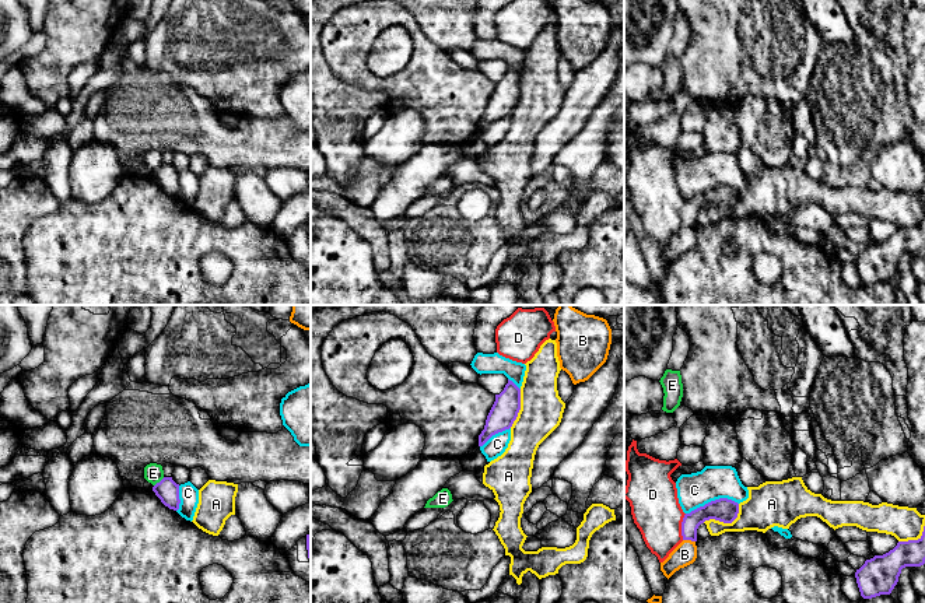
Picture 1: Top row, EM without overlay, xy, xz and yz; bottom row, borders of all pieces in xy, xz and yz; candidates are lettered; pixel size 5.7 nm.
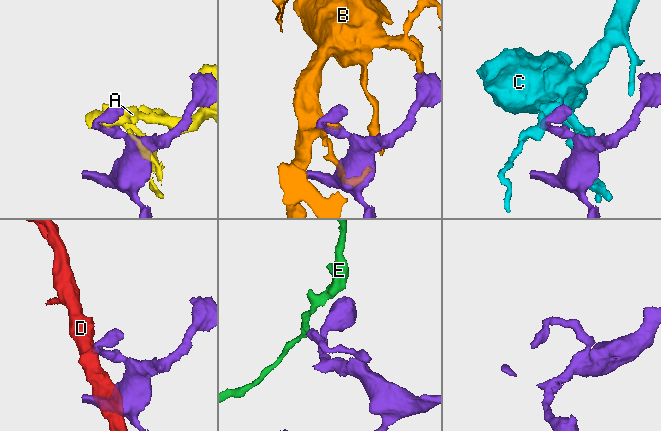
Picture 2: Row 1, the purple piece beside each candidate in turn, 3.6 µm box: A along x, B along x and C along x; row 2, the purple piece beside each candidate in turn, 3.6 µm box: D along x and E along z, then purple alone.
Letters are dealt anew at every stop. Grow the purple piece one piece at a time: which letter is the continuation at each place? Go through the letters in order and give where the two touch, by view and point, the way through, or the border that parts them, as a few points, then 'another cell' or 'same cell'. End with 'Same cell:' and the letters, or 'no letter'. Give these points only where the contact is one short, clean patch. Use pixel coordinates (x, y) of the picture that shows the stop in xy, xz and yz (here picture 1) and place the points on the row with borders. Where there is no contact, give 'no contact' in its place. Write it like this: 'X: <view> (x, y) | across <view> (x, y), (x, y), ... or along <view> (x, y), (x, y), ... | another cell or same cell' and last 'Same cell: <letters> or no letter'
A: yz (725, 522) | another cell
B: yz (689, 539) | another cell
C: yz (711, 501) | another cell
D: yz (682, 526) | along yz (686, 514), (682, 522), (682, 539) | another cell
E: xy (160, 481) | along xy (164, 477), (154, 486) | another cell
Same cell: no letter

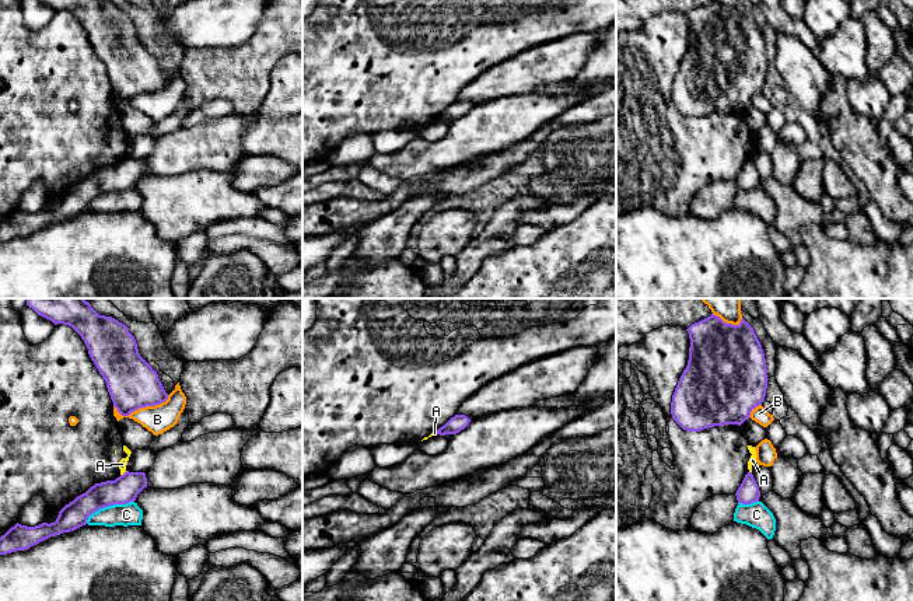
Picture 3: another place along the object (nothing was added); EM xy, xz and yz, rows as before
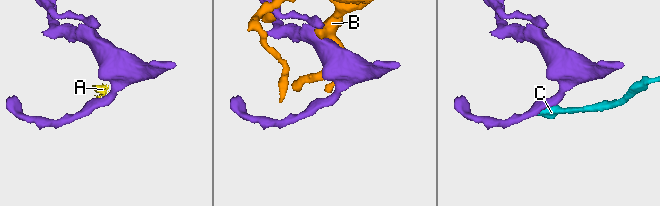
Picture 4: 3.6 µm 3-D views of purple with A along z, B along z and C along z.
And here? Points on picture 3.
A: xy (125, 472) | along xy (126, 471), (121, 475) | another cell
B: xy (142, 406) | another cell
C: xy (108, 505) | along xy (133, 500), (100, 507), (86, 523) | another cell
Same cell: no letter

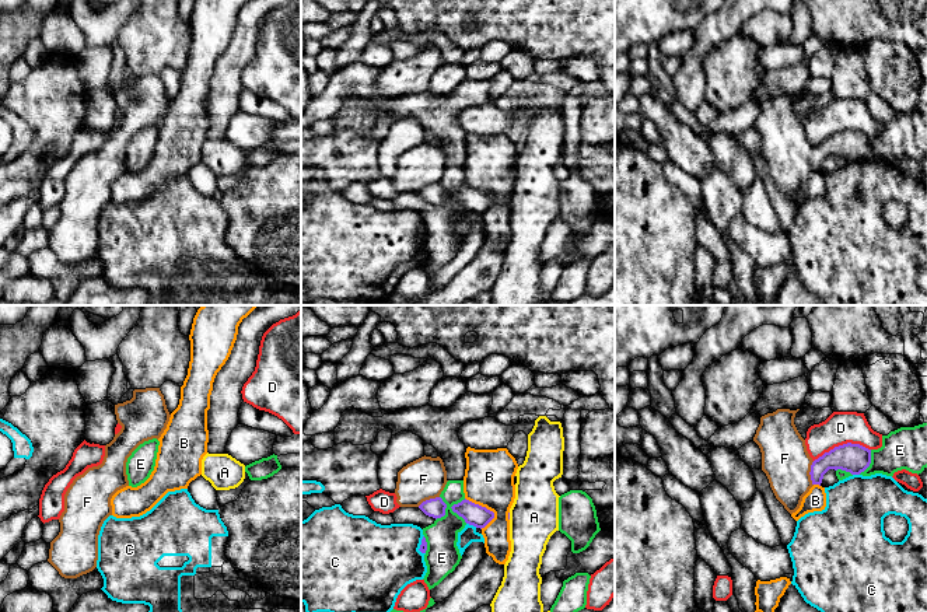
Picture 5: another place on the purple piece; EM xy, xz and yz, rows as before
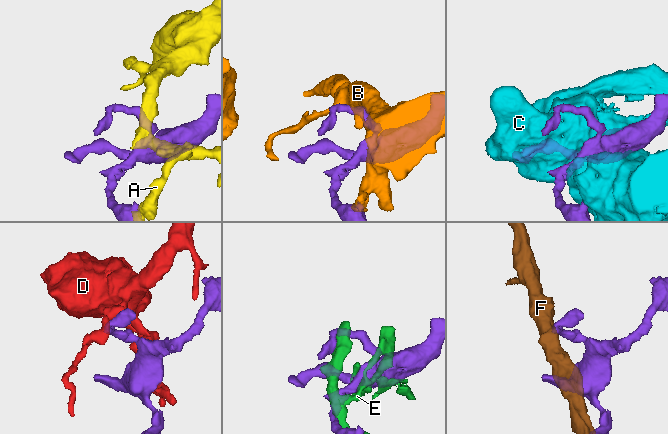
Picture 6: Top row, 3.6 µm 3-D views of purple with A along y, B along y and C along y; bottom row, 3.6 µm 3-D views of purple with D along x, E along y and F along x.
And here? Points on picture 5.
A: xz (509, 516) | another cell
B: xz (486, 509) | another cell
C: xz (472, 524) | another cell
D: yz (843, 444) | another cell
E: xz (452, 510) | another cell
F: yz (810, 474) | along yz (814, 461), (810, 469), (812, 485) | another cell
Same cell: no letter

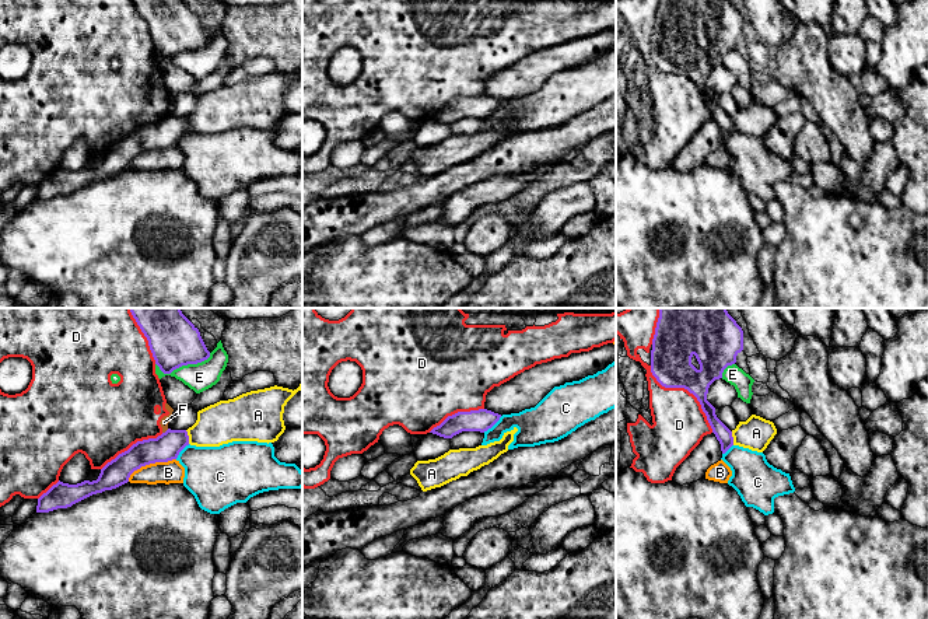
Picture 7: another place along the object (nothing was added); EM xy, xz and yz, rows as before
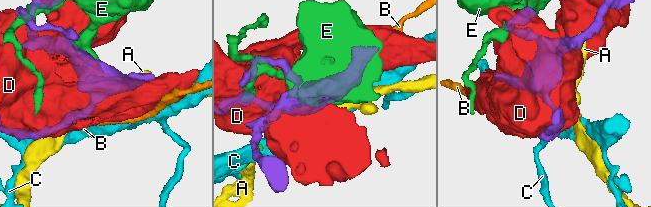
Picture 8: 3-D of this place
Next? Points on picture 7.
A: xy (188, 437) | another cell
B: xy (150, 462) | along xy (175, 458), (142, 465), (128, 481) | another cell
C: xz (491, 426) | along xz (501, 416), (483, 432) | another cell
D: yz (686, 388) | another cell
E: xy (184, 364) | another cell
F: xy (167, 430) | along xy (168, 429), (163, 433) | another cell
Same cell: no letter

